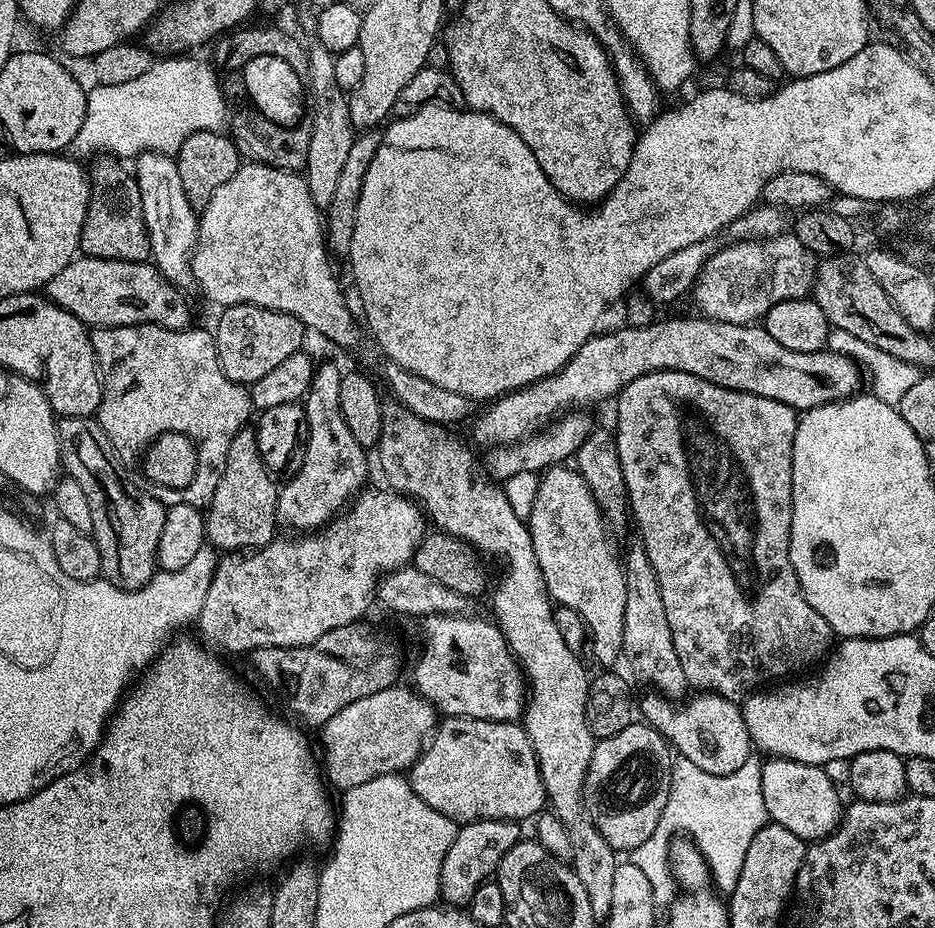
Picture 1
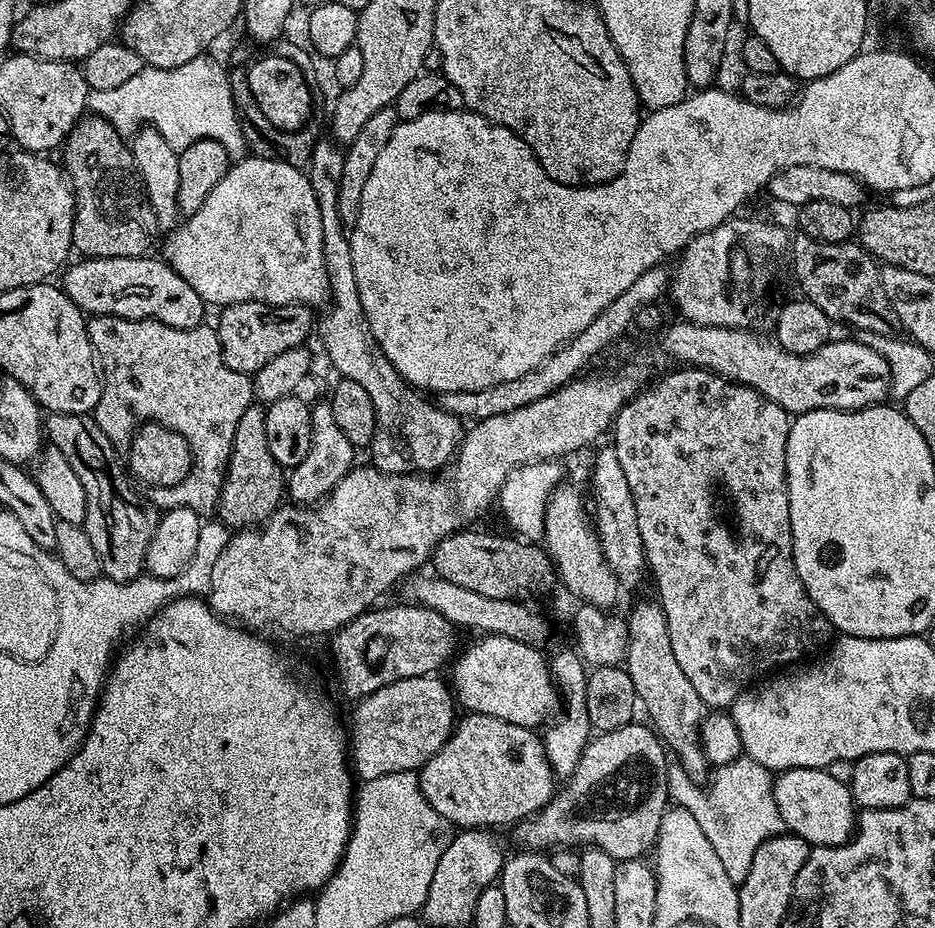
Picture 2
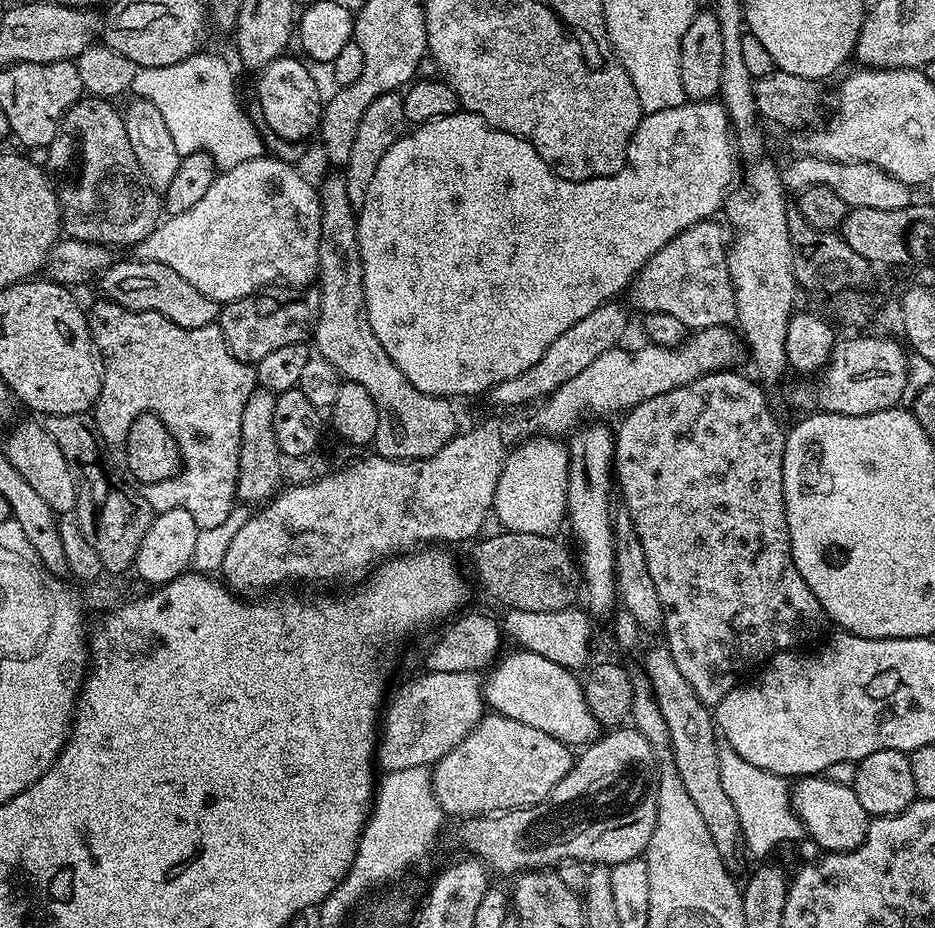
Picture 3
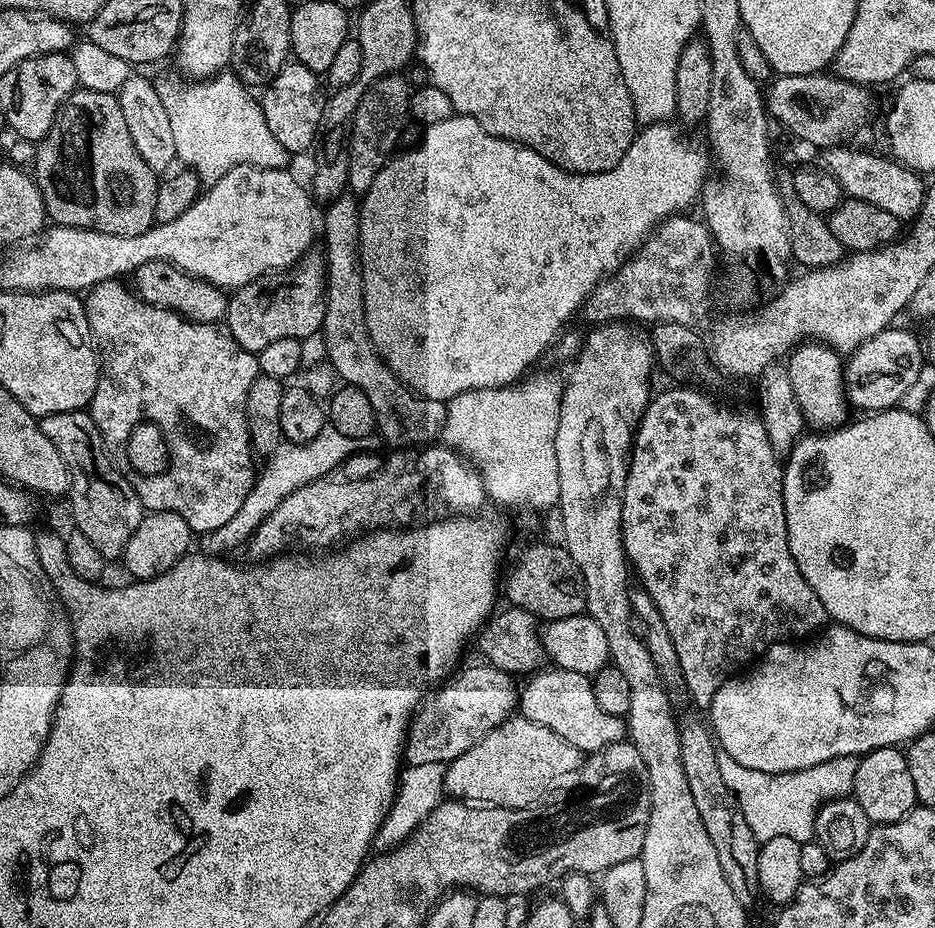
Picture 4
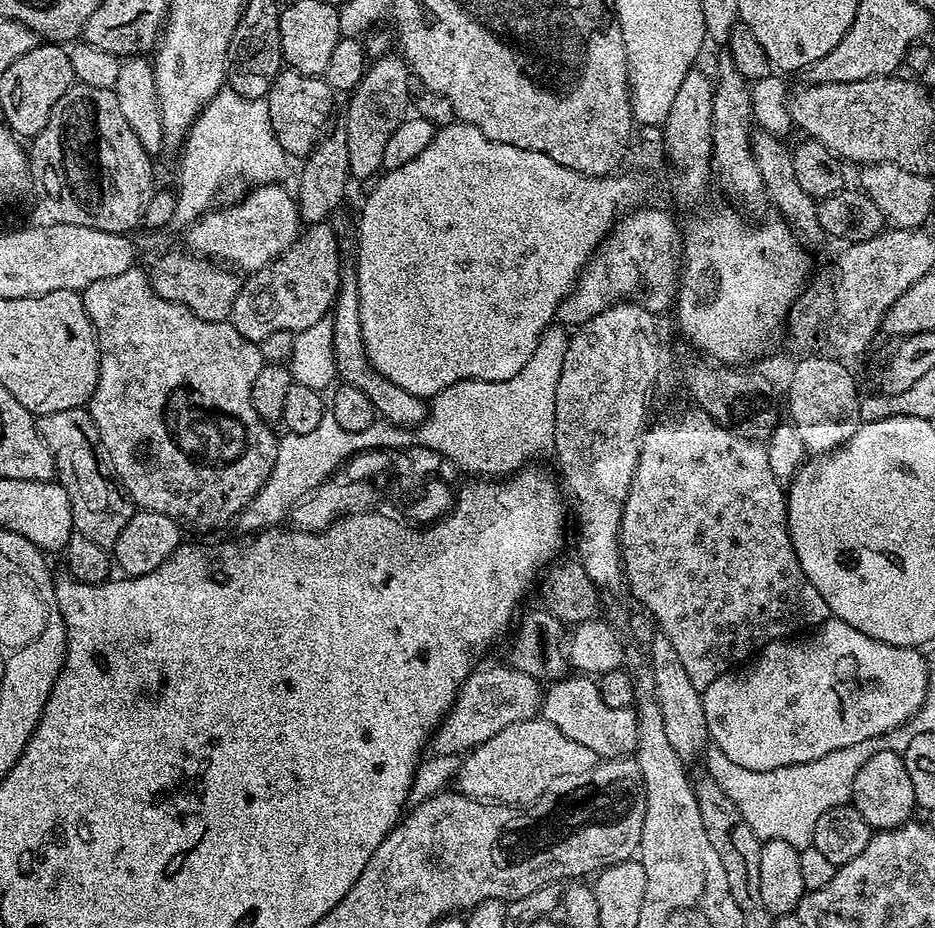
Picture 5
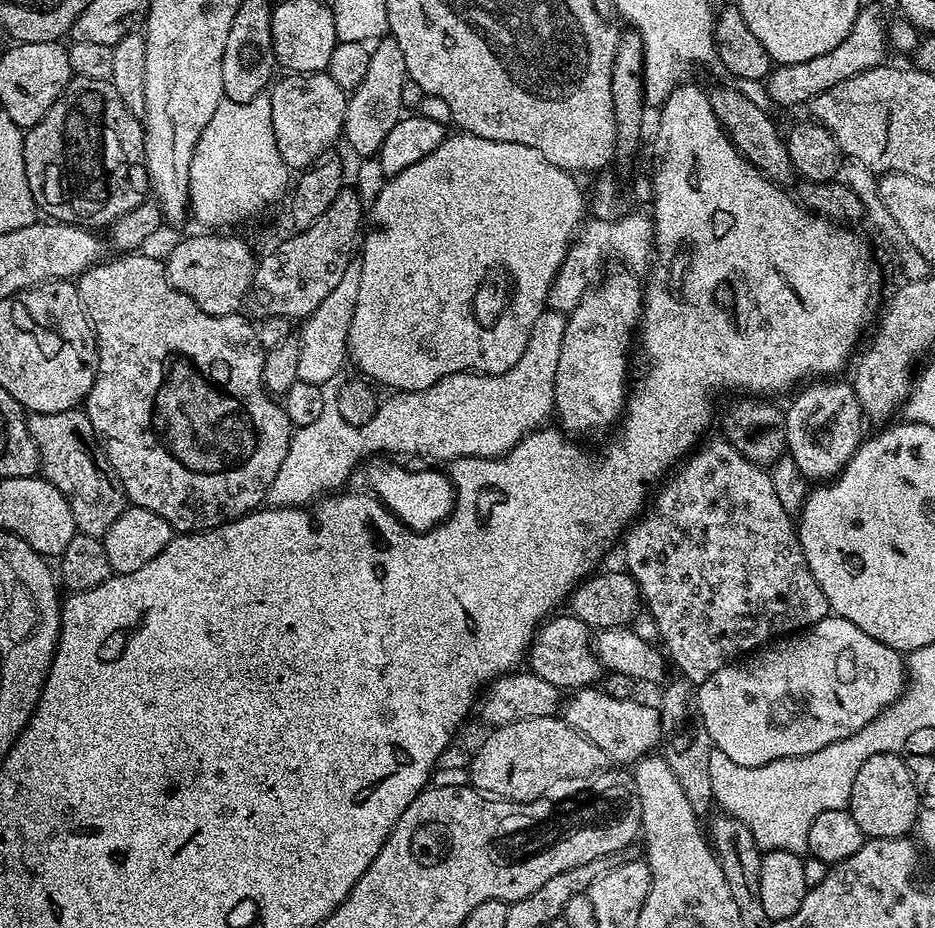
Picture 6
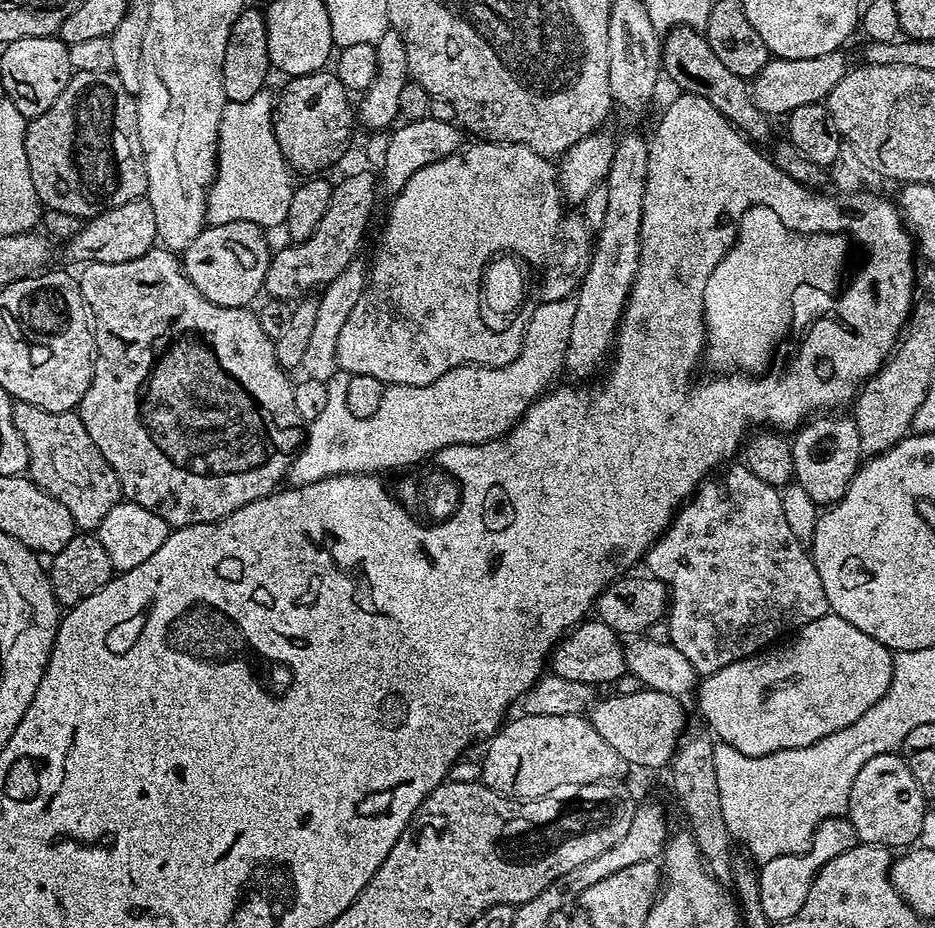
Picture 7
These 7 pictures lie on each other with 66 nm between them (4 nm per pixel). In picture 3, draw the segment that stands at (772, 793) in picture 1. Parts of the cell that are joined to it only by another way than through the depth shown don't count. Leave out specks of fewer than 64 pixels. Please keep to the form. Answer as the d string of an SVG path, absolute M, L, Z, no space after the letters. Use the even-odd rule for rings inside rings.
M827 775L802 776L794 784L794 807L796 817L804 824L807 839L812 840L825 853L852 852L868 833L870 817L862 810L858 794L854 794L851 784L839 784Z

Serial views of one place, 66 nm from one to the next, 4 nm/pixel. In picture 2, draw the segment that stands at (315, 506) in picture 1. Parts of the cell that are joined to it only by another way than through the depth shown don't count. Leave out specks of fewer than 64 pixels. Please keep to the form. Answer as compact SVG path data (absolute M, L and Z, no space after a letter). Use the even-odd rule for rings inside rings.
M320 400L311 409L310 451L299 466L289 471L286 478L286 492L289 499L292 498L293 503L302 506L316 504L323 500L356 462L354 460L356 449L346 434L339 429L338 422L334 419L331 403Z

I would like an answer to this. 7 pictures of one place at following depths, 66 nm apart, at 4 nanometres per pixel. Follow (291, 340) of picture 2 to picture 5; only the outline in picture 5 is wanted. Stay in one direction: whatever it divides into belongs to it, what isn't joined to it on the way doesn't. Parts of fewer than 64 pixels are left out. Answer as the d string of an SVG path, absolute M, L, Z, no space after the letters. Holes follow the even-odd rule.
M331 223L305 227L295 242L265 268L251 273L241 283L230 317L247 340L262 341L275 331L298 333L327 317L340 289L340 240Z

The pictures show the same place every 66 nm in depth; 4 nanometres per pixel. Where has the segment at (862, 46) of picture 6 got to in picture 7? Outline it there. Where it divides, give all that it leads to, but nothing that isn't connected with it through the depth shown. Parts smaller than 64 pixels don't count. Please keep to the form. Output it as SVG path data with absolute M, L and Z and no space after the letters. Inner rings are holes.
M843 51L830 54L818 54L818 58L798 58L797 60L769 59L768 65L750 80L750 91L754 106L769 118L787 117L789 112L798 110L798 106L810 106L827 101L830 90L842 82L848 72L850 61Z

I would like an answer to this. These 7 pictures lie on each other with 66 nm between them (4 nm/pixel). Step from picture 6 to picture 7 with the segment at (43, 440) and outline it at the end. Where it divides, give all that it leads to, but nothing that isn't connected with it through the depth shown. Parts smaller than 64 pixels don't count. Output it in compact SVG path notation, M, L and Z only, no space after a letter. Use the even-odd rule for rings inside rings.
M21 400L13 403L12 413L14 414L14 426L18 430L18 434L22 434L22 442L26 442L26 454L28 455L26 472L30 479L46 494L50 494L58 502L62 502L62 506L66 506L66 510L70 510L77 529L95 530L99 528L102 518L106 518L106 514L110 514L110 510L114 510L114 506L121 503L122 493L118 474L114 474L110 462L106 462L106 458L102 458L98 446L94 446L90 434L86 434L86 426L82 426L80 415L75 411L42 410L30 402Z

